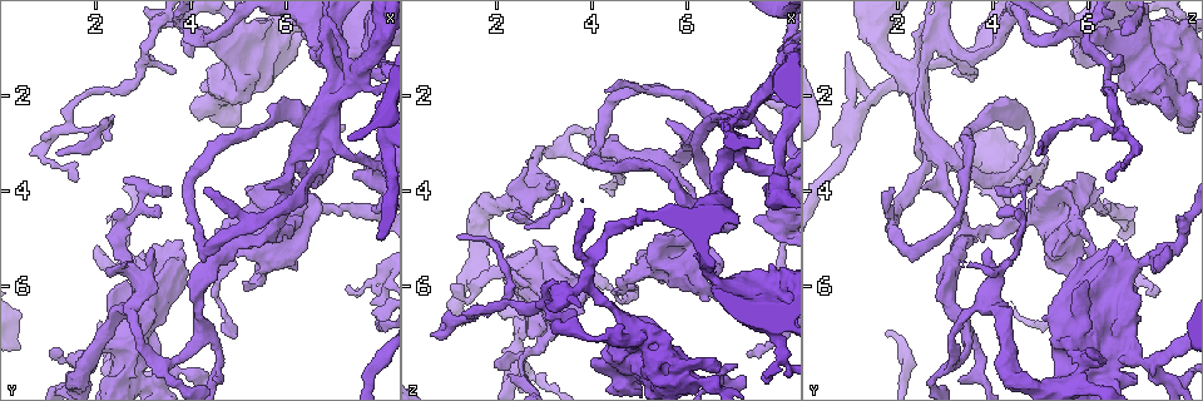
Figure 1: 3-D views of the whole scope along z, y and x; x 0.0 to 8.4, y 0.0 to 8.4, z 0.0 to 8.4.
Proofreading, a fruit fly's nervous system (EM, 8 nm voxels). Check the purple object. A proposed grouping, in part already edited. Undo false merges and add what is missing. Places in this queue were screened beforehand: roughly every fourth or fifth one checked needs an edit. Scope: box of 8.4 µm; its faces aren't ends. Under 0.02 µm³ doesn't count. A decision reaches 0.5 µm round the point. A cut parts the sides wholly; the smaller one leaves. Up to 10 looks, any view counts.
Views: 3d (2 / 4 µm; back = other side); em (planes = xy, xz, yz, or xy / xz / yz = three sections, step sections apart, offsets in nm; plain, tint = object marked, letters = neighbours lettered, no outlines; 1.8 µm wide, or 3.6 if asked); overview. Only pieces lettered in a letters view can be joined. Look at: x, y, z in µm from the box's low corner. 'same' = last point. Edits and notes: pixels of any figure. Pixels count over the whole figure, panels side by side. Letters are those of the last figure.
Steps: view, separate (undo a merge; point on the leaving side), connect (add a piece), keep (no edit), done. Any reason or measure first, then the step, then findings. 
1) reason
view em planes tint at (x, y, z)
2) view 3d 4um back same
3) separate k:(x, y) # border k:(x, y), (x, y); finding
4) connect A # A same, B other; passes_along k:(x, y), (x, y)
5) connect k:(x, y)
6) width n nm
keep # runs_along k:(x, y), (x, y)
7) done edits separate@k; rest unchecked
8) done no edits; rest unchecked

abrupt turn
view 3d 4um at (6.95, 0.90, 2.90)

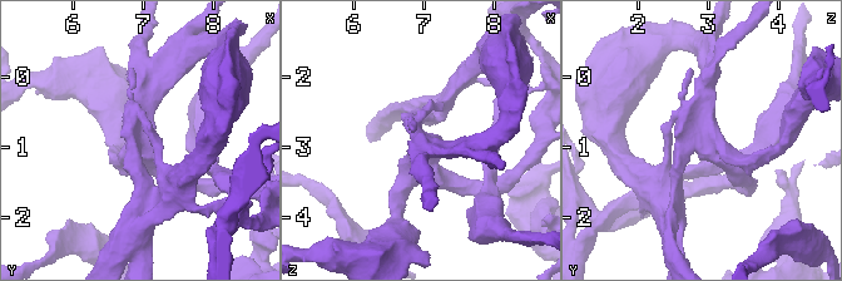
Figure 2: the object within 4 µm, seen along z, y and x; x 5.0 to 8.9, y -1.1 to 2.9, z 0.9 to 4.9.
view em yz step 8 tint at (7.00, 0.95, 2.90)

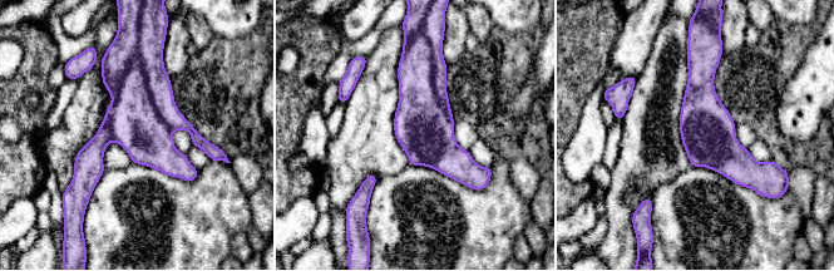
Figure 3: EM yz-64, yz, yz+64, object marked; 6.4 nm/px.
cut it another way
view em planes letters same

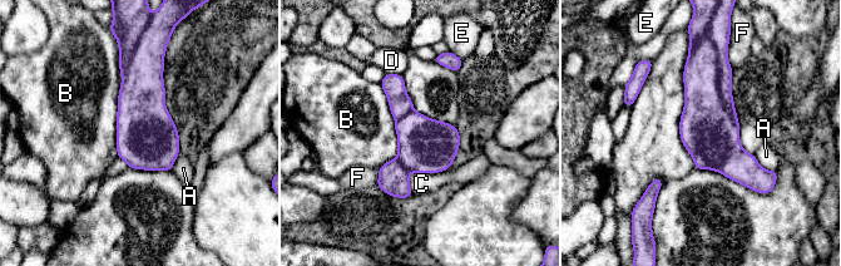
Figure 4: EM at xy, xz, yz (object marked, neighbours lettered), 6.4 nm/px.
width 360 nm
keep # A other, B other, C other, D other, E other, F other; border 4:(119, 50), (117, 156); continuous, no second neuron

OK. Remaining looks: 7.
four-way junction
view em planes tint at (6.40, 2.85, 2.65)

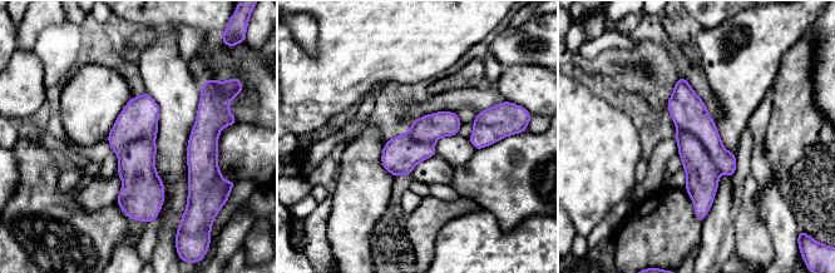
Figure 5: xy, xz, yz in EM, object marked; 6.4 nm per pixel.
what lies round it
view em planes letters same

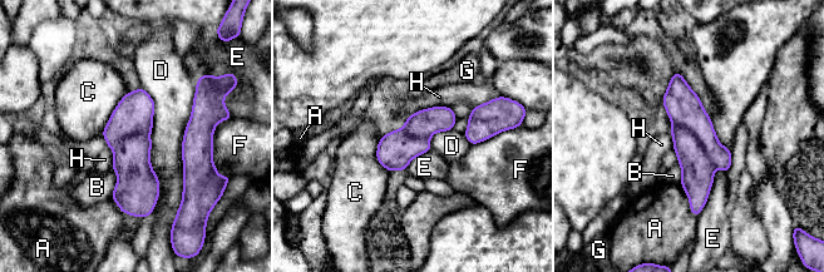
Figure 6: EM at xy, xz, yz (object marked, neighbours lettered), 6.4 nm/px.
keep # A other, B other, C other, D other, E other, F other, G other, H other; border 6:(197, 80), (176, 211); one neuron here

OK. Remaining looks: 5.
abrupt turn
view 3d 2um at (3.85, 0.55, 5.90)

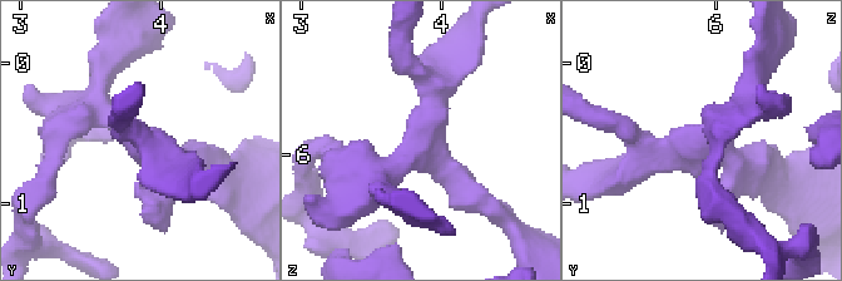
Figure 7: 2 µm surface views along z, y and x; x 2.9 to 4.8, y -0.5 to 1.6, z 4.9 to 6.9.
view em planes letters at (3.86, 0.54, 5.94)

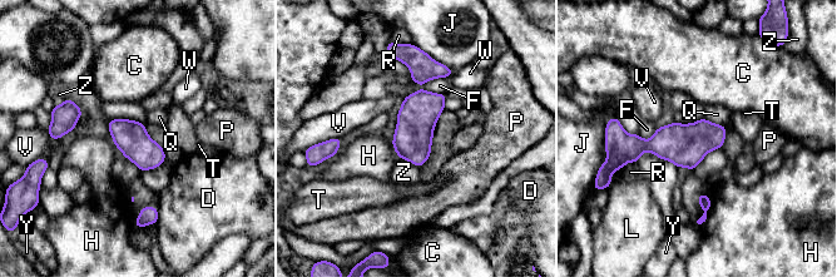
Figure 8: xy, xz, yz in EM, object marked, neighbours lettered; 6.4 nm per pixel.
width 220 nm
keep # C other, D other, F other, H other, J other, L other, P other, Q other, R other, T other, V other, W other, Y other, Z other; border 8:(703, 117), (724, 127); one neuron here

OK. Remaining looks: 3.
a fork
view em planes letters at (5.95, 0.80, 7.80)

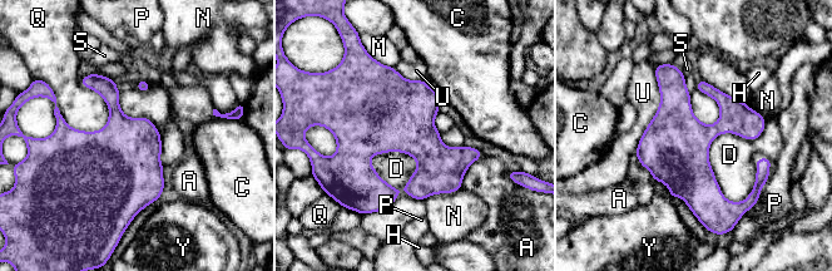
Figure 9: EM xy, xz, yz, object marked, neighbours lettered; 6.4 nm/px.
width 440 nm; longest_contact D 550 nm
keep # A other, C other, D other, H other, M other, N other, P other, Q other, S other, U other, Y other; all the same neuron

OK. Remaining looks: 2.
done no edits; rest unchecked

